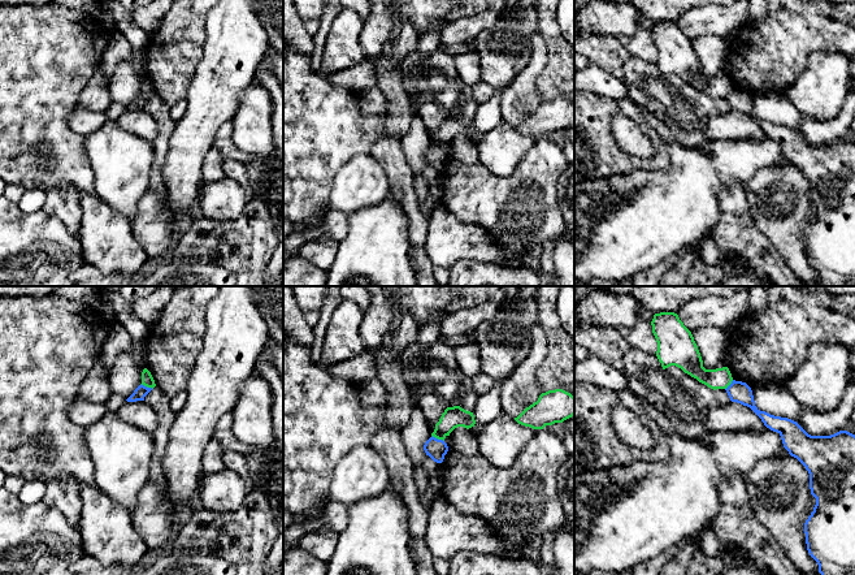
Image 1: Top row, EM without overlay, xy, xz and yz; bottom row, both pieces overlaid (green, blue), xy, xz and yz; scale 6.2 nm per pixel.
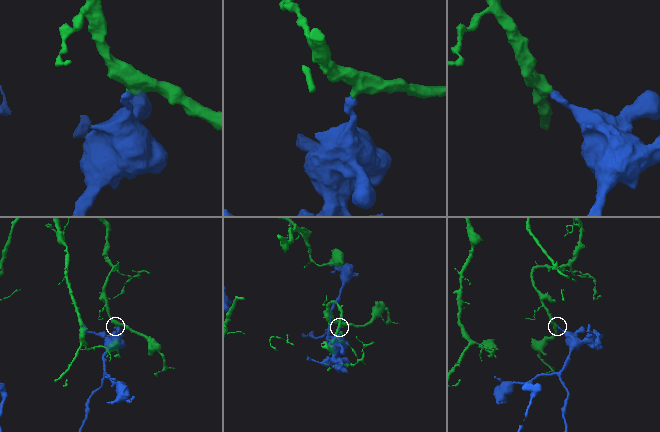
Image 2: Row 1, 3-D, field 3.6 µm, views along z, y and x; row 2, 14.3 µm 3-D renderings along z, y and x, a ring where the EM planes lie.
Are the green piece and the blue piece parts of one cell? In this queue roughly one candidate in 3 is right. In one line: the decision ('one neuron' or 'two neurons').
two neurons

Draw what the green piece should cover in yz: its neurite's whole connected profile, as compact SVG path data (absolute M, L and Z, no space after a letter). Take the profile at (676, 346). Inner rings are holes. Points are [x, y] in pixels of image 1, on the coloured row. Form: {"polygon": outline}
{"polygon": "M674 312L655 314L651 321L657 342L656 356L663 369L676 366L708 388L726 389L732 381L728 367L706 369L691 332Z"}

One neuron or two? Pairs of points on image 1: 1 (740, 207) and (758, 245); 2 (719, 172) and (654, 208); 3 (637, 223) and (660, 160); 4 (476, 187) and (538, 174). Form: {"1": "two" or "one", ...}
{"1": "one", "2": "one", "3": "two", "4": "one"}

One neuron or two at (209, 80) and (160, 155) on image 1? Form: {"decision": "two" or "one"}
{"decision": "two"}

